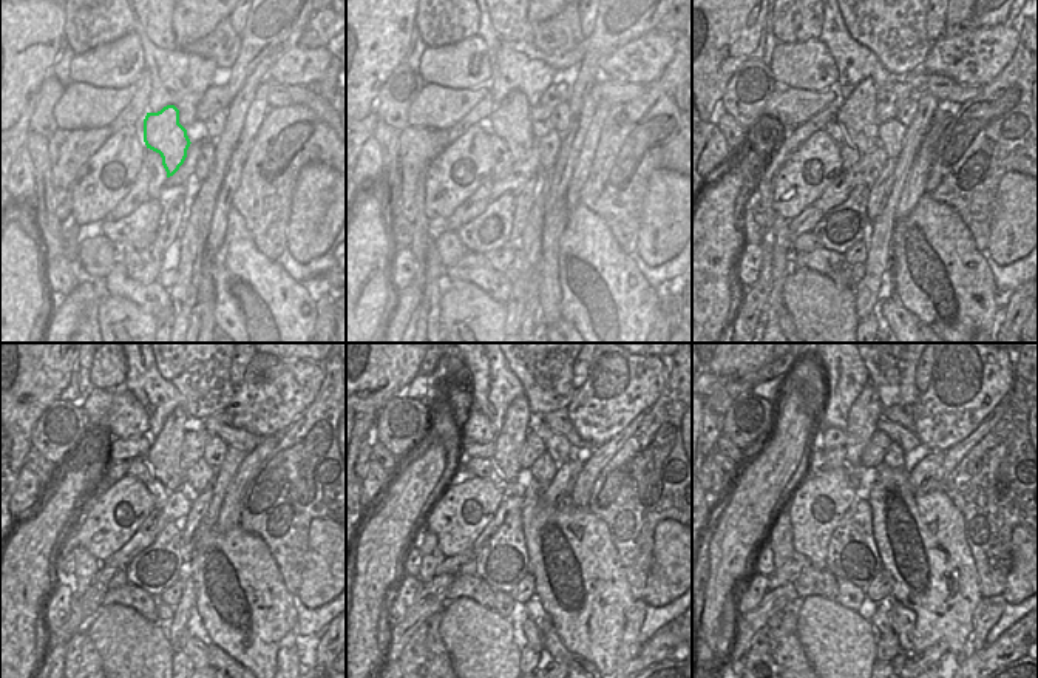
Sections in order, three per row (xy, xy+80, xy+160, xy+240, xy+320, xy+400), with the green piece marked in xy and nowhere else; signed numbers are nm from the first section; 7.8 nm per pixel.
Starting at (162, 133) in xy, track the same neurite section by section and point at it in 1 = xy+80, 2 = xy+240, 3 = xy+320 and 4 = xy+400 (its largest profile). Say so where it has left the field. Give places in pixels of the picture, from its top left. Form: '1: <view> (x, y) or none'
1: xy+80 (512, 121)
2: xy+240 (164, 456)
3: xy+320 (510, 442)
4: xy+400 (862, 417)

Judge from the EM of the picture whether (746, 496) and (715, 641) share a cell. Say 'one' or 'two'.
one

